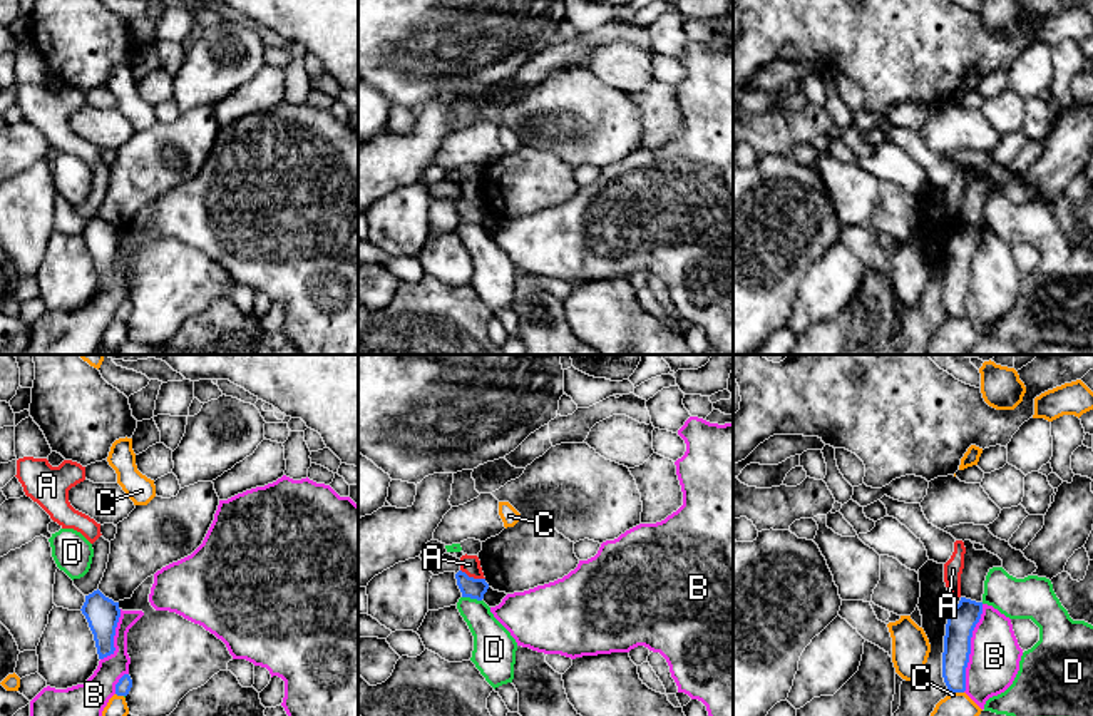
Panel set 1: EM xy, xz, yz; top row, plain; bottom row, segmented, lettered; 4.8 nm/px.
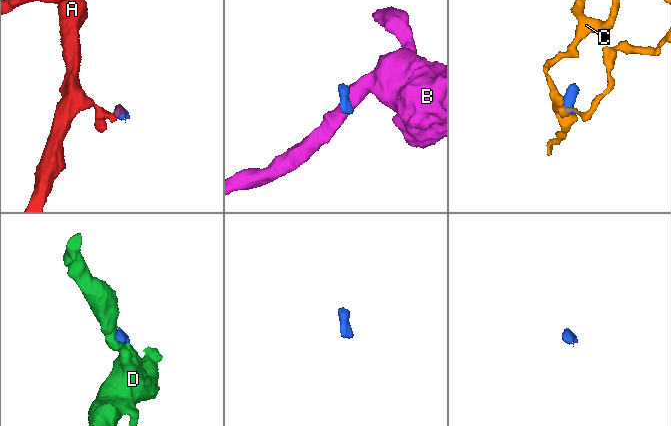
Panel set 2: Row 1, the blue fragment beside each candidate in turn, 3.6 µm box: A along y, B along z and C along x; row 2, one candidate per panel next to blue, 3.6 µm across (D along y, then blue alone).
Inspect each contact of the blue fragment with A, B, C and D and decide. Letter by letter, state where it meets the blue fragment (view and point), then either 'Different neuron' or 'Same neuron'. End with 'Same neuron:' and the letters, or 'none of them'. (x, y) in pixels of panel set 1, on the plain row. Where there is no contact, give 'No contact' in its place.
A: Touches blue at xz (472, 203). Different neuron
B: Touches blue at yz (969, 273). Different neuron
C: Touches blue at yz (958, 317). Different neuron
D: Touches blue at xz (472, 223). Same neuron
Same neuron: D

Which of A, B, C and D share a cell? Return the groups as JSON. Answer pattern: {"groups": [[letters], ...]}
{"groups": [["A"], ["B"], ["C"], ["D"]]}

